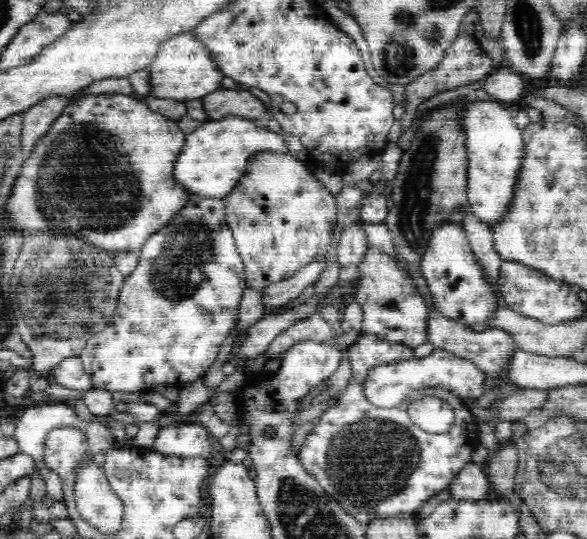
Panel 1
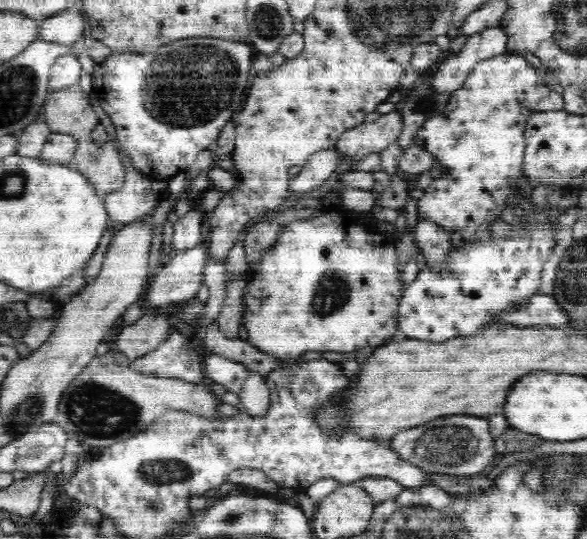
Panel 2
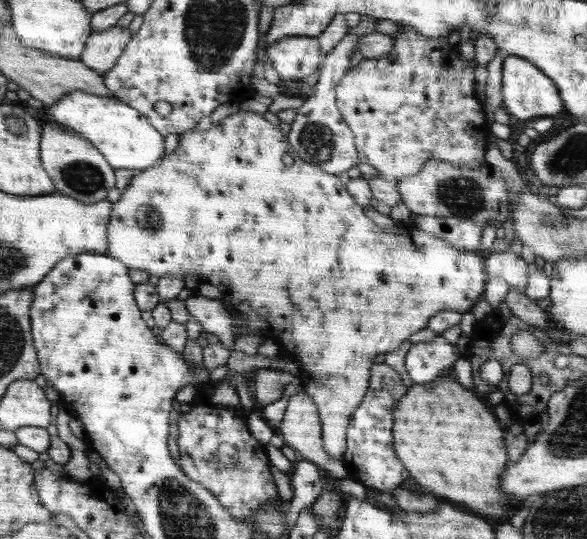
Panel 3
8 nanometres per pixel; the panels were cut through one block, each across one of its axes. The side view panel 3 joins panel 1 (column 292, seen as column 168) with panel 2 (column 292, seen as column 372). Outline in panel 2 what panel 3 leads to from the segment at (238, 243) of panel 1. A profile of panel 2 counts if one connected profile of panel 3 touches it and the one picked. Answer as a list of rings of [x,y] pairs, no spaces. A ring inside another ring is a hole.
[[[328,211],[327,215],[320,213],[320,216],[317,216],[318,224],[316,224],[316,218],[308,218],[300,220],[300,222],[293,221],[284,227],[273,249],[264,249],[264,252],[262,252],[255,270],[251,272],[253,276],[243,290],[243,311],[239,316],[239,320],[246,327],[246,332],[248,333],[247,342],[258,349],[259,352],[271,356],[279,364],[279,370],[288,370],[292,366],[298,366],[308,356],[317,356],[324,351],[354,352],[354,350],[368,348],[368,346],[372,348],[382,347],[388,344],[388,341],[392,342],[400,338],[398,310],[400,299],[405,291],[405,284],[402,281],[401,272],[398,270],[398,252],[396,252],[395,242],[392,242],[391,237],[382,236],[378,232],[368,232],[370,227],[362,222],[358,224],[358,228],[346,228],[348,220],[330,220],[332,217],[340,218],[341,216],[335,216],[335,211]]]

